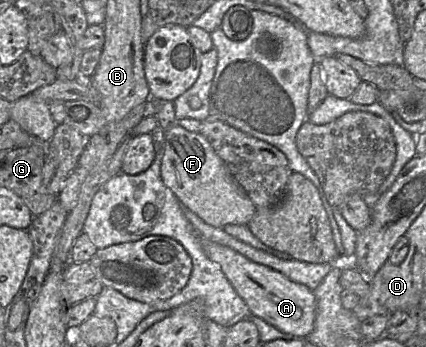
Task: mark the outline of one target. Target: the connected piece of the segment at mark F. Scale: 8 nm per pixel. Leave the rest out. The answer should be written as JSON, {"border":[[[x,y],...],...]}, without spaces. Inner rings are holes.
{"border":[[[178,124],[167,128],[164,138],[161,179],[178,200],[213,227],[223,228],[229,224],[247,225],[257,209],[233,179],[208,140]]]}

